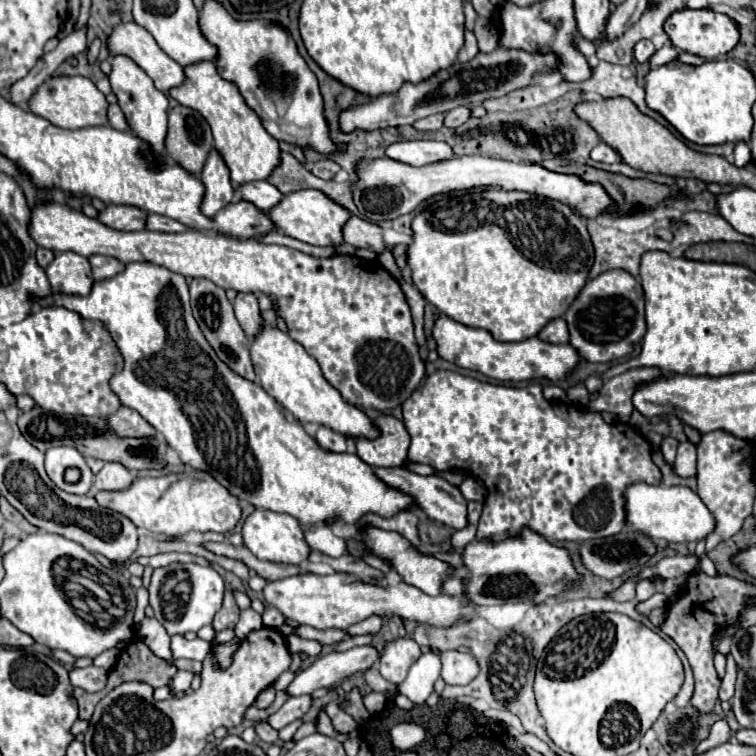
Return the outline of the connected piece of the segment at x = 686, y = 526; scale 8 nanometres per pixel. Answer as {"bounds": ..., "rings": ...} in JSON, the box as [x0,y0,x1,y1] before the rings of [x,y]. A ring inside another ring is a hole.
{"bounds":[626,485,716,543],"rings":[[[630,485],[626,491],[626,511],[628,525],[636,531],[648,533],[652,539],[664,539],[668,543],[690,543],[706,539],[714,527],[716,519],[696,491],[688,487],[666,487],[666,485]]]}

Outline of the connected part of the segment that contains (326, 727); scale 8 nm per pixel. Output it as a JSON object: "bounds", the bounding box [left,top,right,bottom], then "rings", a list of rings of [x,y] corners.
{"bounds":[318,711,358,741],"rings":[[[320,711],[320,715],[318,715],[318,731],[324,733],[324,735],[328,735],[328,737],[336,737],[336,739],[340,739],[340,741],[344,741],[344,739],[348,739],[348,737],[358,737],[358,731],[352,731],[350,735],[340,735],[340,733],[336,733],[334,727],[332,727],[332,721],[330,721],[328,715],[326,715],[326,711]]]}

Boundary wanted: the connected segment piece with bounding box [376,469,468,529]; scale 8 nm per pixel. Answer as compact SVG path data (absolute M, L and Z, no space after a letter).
M376 469L376 475L382 481L388 481L388 485L396 485L396 489L404 489L404 493L412 493L416 505L430 517L436 519L444 525L450 525L454 529L464 529L468 525L468 515L466 515L466 505L468 501L462 497L462 493L458 491L458 487L450 485L446 479L438 477L438 475L418 475L414 471L408 469Z

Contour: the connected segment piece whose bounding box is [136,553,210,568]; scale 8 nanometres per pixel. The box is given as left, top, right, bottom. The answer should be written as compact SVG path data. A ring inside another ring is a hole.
M165 553L165 554L158 554L152 557L141 557L137 559L140 564L143 566L151 565L153 568L165 567L172 562L177 563L189 563L195 562L200 565L209 565L210 563L201 557L185 554L185 553Z

